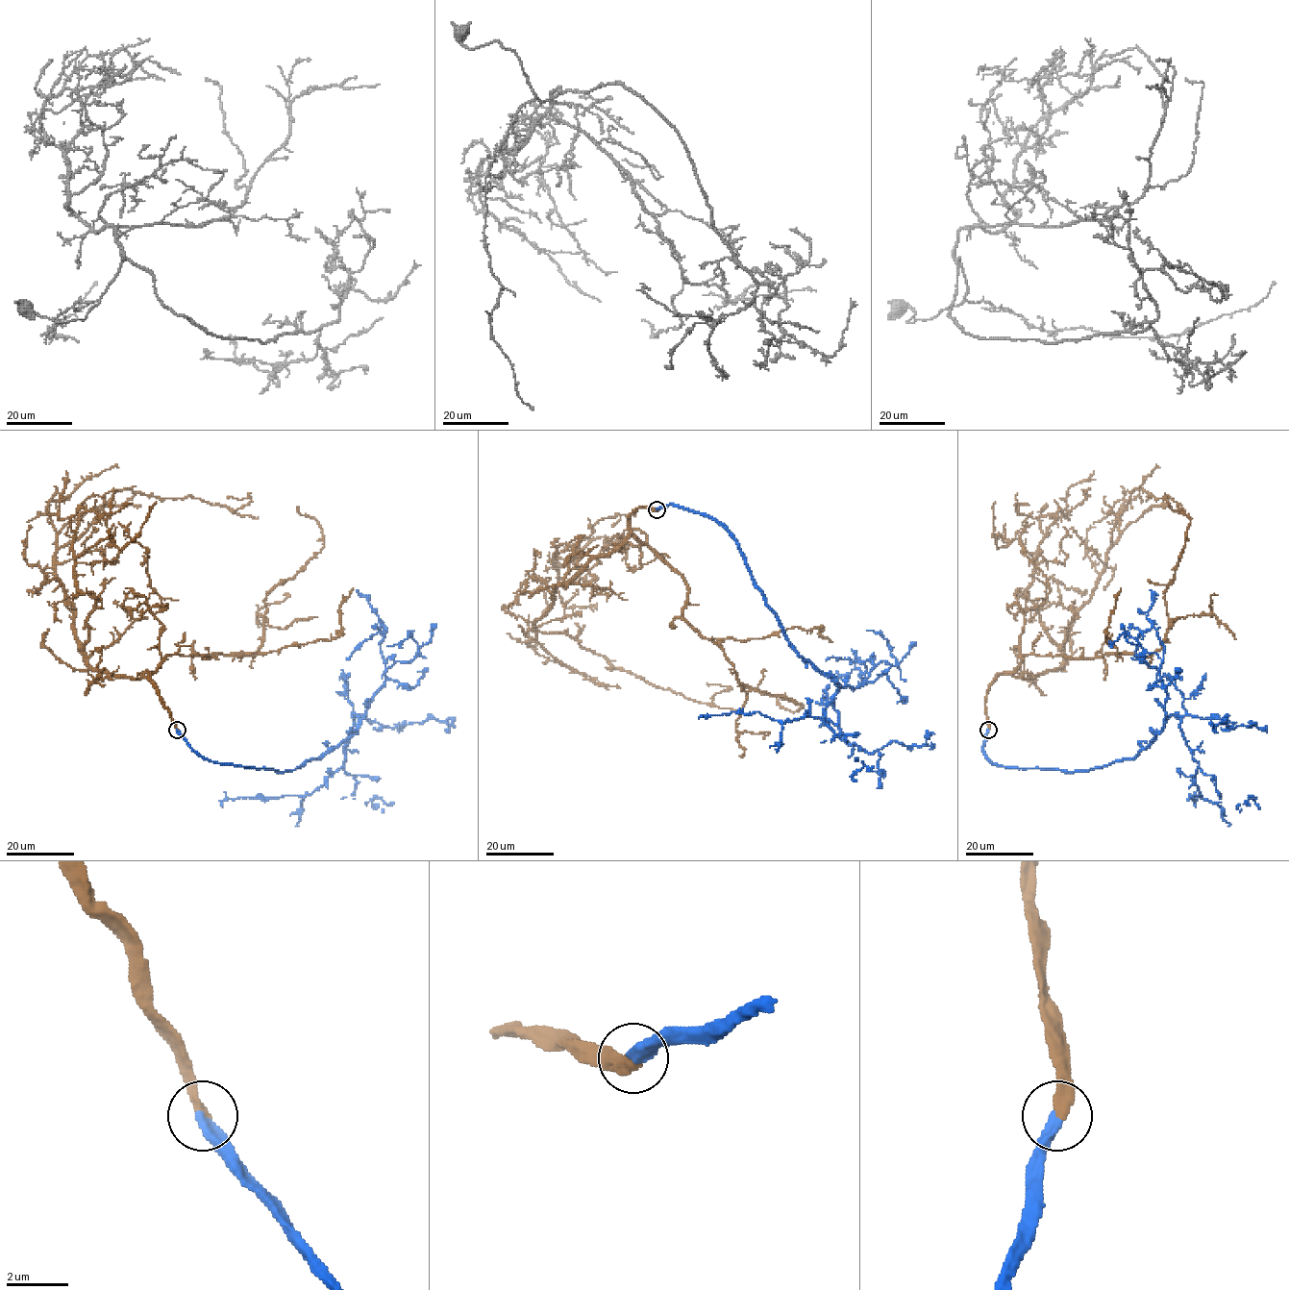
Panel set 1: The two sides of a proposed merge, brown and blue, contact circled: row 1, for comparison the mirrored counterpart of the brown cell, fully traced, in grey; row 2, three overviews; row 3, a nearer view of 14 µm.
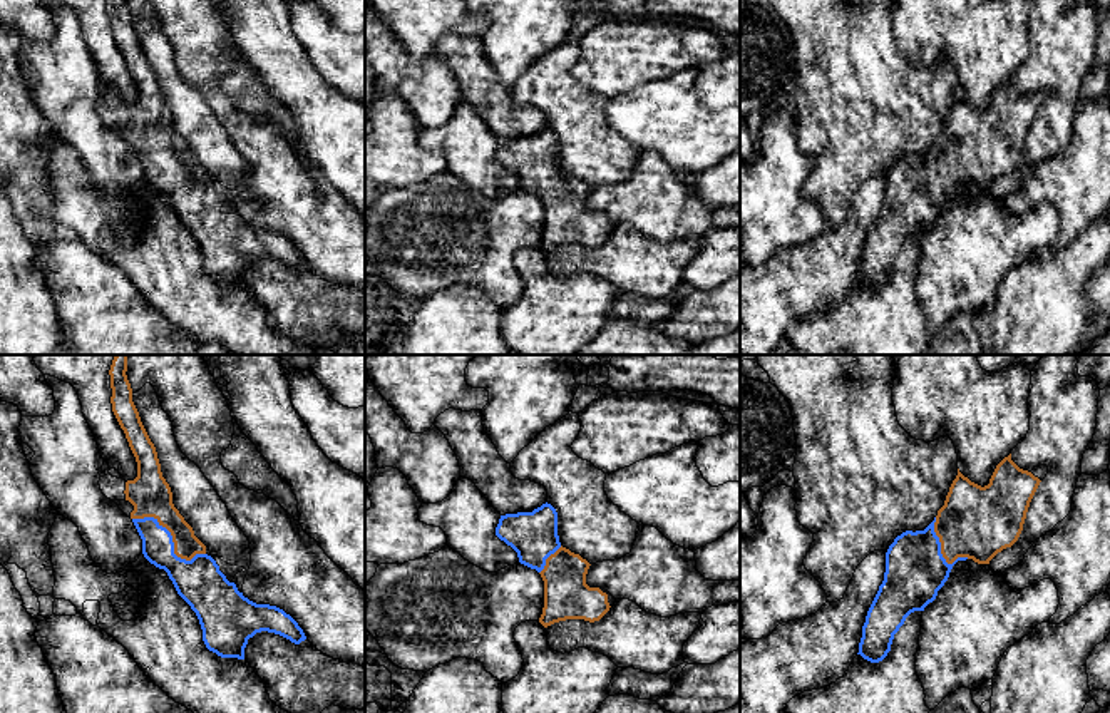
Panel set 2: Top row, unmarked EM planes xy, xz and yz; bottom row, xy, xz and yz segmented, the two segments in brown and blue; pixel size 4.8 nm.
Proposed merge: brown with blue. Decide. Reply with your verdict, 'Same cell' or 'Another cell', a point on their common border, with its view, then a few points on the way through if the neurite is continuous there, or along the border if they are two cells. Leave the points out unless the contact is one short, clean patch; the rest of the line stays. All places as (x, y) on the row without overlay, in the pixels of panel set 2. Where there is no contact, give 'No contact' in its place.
Same cell. Touches brown at xy (173, 164)

